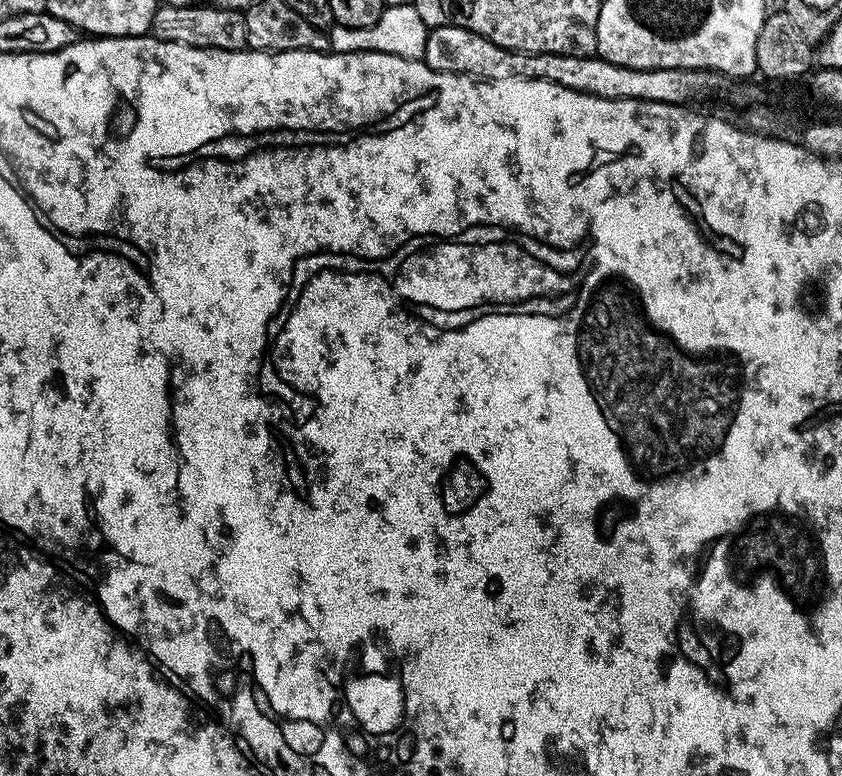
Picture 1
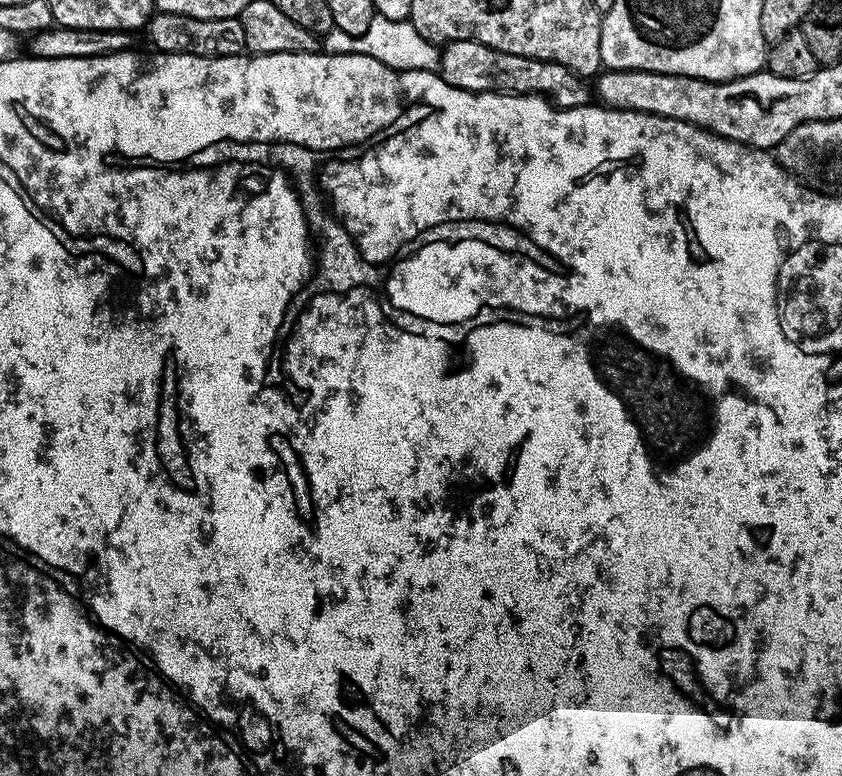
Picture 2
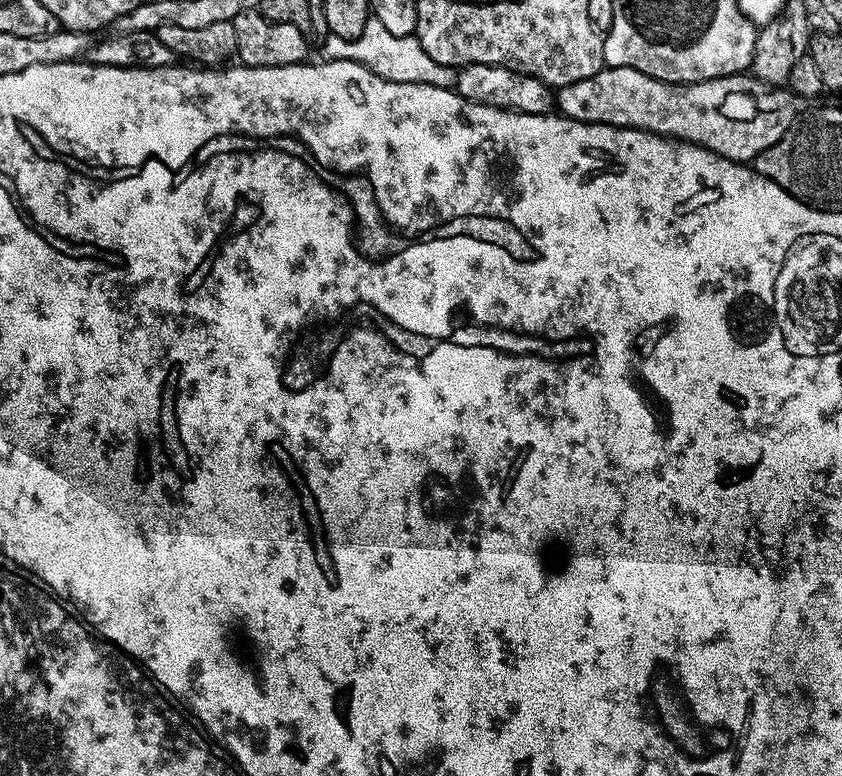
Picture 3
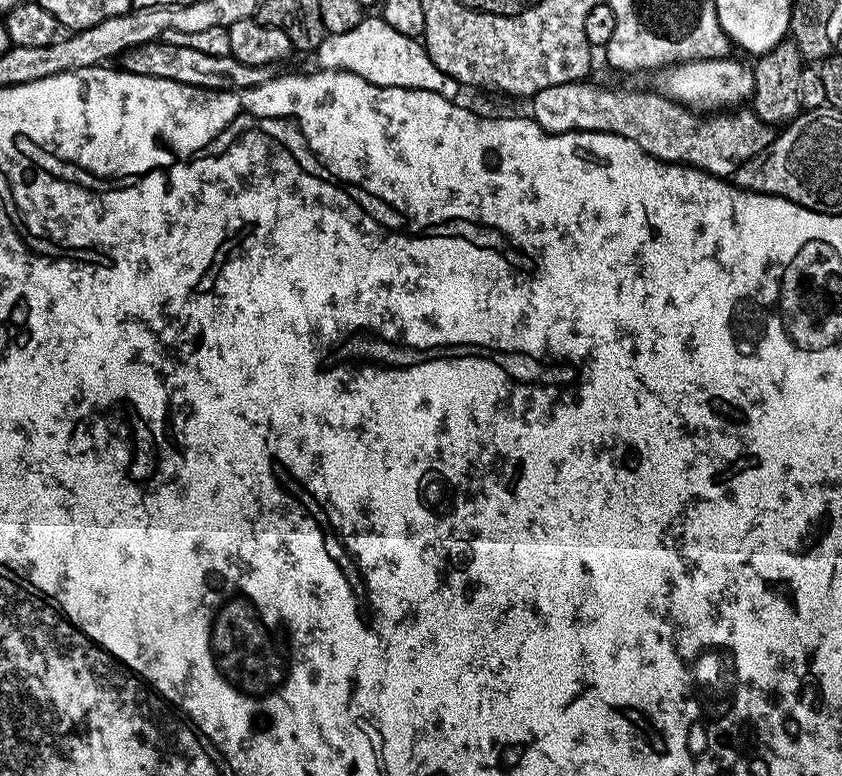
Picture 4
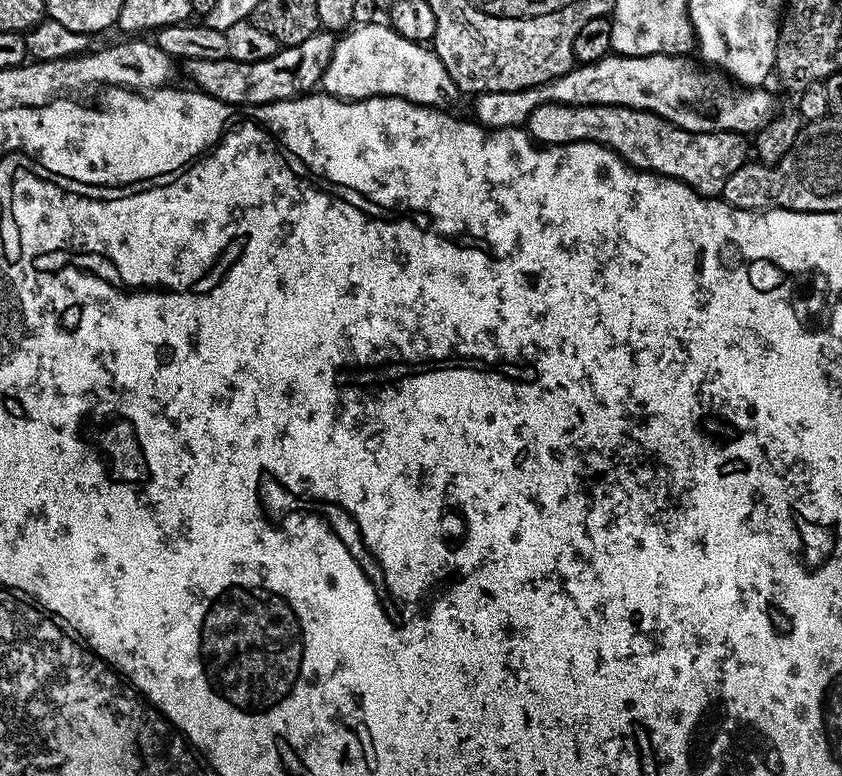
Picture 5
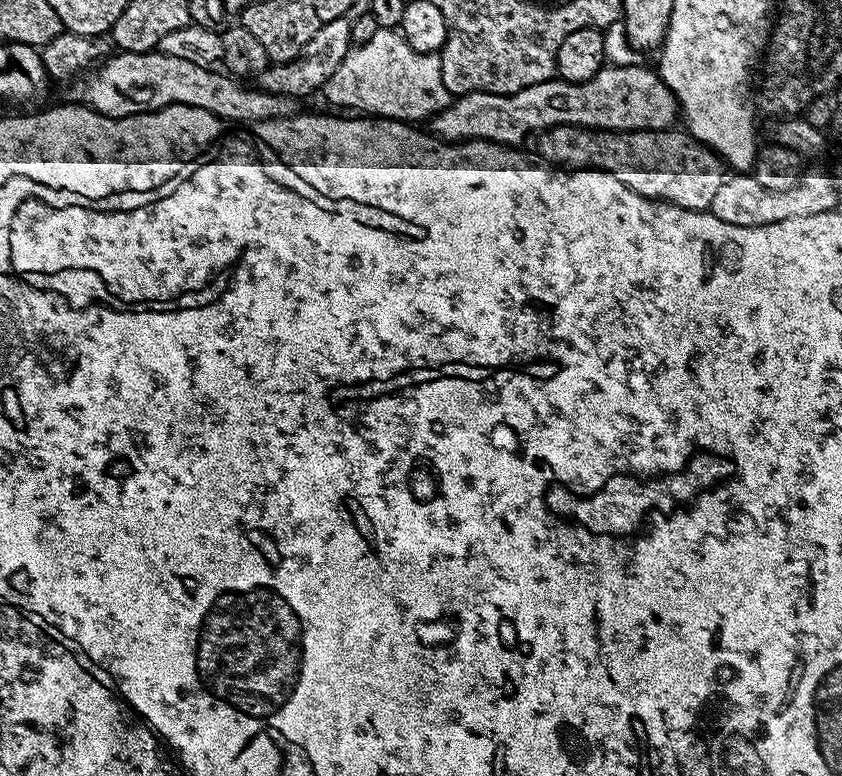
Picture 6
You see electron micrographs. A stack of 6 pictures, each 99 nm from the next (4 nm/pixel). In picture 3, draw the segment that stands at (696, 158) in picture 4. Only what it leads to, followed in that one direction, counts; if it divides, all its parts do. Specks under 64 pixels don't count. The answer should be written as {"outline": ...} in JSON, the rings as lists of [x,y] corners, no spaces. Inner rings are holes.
{"outline":[[[607,66],[597,76],[559,89],[555,93],[554,104],[569,120],[581,120],[583,124],[612,124],[615,128],[641,128],[643,132],[653,132],[655,136],[686,140],[737,162],[755,161],[756,157],[784,137],[788,127],[796,123],[802,112],[801,101],[787,87],[764,84],[751,74],[723,76],[697,84],[671,84],[650,78],[650,74],[642,74],[642,70]]]}

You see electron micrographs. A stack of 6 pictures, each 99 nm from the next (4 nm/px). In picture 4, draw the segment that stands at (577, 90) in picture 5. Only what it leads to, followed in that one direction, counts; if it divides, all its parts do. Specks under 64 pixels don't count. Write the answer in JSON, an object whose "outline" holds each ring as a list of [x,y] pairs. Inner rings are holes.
{"outline":[[[691,60],[685,64],[673,64],[671,68],[661,68],[655,73],[655,91],[661,96],[669,96],[678,104],[697,114],[720,114],[735,109],[743,102],[751,101],[754,90],[753,65],[740,60]]]}

